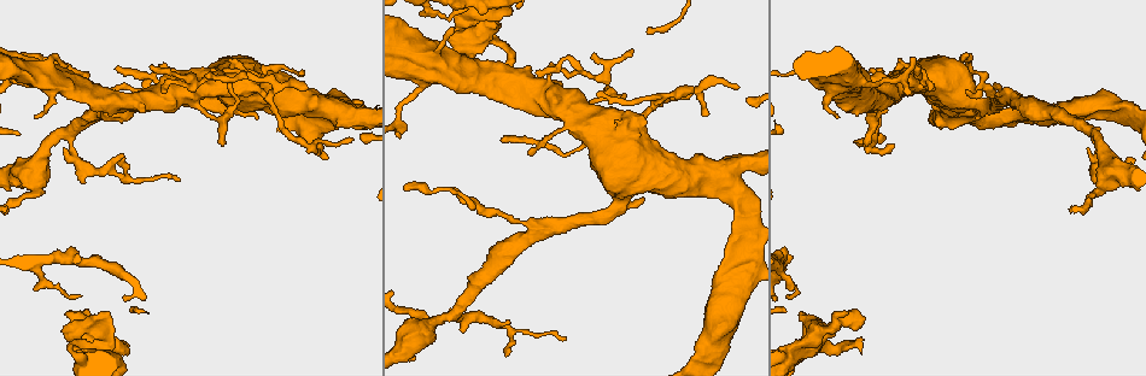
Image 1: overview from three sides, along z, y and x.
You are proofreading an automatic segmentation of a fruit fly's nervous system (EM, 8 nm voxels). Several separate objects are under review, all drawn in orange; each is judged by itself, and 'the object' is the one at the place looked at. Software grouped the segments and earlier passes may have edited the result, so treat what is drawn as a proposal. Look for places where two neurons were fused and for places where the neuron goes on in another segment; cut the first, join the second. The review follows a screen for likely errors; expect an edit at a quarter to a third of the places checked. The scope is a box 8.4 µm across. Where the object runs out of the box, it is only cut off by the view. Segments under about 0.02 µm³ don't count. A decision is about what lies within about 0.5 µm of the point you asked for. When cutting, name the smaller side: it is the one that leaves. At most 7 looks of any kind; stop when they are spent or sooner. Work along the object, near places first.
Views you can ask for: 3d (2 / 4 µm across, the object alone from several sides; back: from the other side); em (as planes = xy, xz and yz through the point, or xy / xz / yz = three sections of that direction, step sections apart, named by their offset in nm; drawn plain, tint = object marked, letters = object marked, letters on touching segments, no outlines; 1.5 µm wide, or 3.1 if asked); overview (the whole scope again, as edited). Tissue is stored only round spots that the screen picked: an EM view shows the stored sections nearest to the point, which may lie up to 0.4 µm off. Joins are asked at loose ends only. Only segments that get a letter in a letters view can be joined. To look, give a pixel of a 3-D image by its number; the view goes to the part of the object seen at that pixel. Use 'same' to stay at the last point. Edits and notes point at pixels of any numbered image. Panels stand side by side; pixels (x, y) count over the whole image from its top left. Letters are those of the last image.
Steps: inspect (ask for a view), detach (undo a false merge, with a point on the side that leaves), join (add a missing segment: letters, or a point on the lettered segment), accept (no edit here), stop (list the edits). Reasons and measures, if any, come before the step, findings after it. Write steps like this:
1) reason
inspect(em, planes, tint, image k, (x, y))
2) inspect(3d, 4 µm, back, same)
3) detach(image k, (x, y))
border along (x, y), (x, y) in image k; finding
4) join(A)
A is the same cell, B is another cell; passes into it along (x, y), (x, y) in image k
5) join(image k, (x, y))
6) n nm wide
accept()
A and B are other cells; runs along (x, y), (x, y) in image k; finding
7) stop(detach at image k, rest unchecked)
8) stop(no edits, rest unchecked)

branch stops here
inspect(em, xz, step 8, letters, image 1, (873, 68))

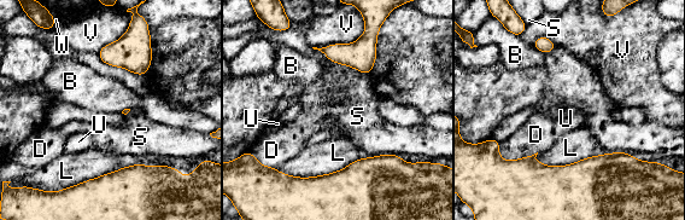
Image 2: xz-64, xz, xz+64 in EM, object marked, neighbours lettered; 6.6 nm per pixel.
inspect(em, planes, letters, same)

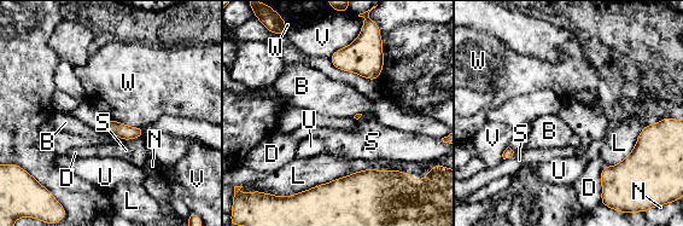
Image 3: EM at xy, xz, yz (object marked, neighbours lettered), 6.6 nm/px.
accept()
B, D, L, N, S, U, V and W are other cells; border along (106, 117), (129, 126), (142, 127) in image 3; none of them fits

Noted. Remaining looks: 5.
branch stops here
inspect(em, xy, step 4, letters, image 1, (691, 92))

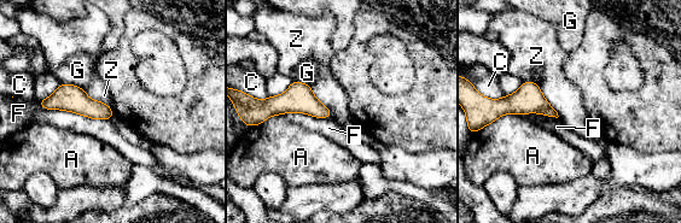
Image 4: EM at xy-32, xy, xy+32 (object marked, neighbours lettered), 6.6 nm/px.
inspect(em, planes, letters, same)

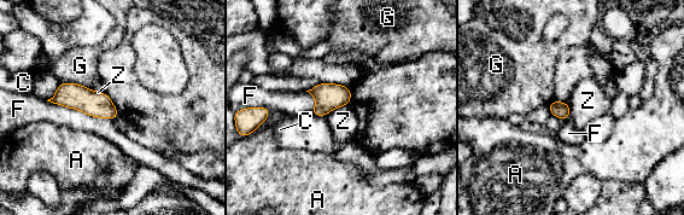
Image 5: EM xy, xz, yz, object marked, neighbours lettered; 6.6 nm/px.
110 nm wide
accept()
A, C, F, G and Z are other cells; border along (348, 104), (332, 109), (325, 116) in image 5; none of them fits

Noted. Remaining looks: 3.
branch stops here
inspect(em, xz, step 8, letters, image 1, (500, 140))

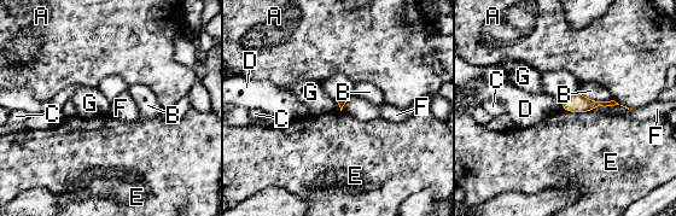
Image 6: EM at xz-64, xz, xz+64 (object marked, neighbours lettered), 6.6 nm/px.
accept()
A, B, C, D, E, F and G are other cells; no lettered segment goes on from it

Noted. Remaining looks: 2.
stop(no edits, rest unchecked)

